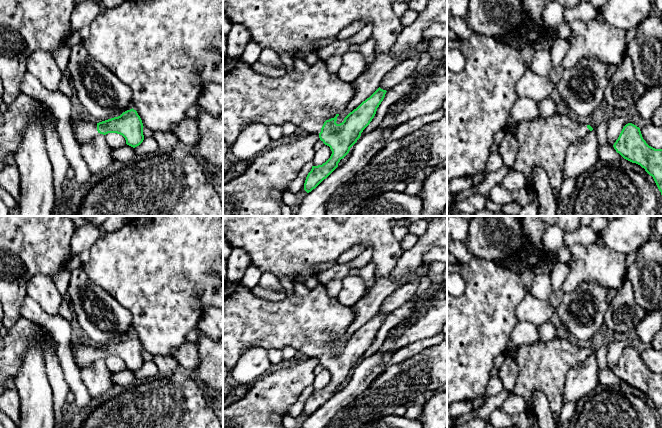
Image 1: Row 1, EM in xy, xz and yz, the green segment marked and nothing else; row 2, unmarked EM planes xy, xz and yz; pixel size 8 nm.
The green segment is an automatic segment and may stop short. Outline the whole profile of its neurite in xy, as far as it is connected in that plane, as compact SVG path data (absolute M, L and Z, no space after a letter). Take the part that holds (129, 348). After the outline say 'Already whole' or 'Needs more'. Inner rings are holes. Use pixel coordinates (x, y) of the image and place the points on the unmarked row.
M133 332L123 336L120 340L114 341L99 347L79 346L72 350L74 361L79 368L84 368L97 360L98 357L106 359L117 357L122 359L126 368L135 372L143 364L143 347L137 335Z. Needs more

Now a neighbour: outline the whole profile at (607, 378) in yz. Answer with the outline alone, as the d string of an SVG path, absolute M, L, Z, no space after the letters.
M608 367L599 371L598 379L600 386L603 387L621 387L626 384L616 376L613 369L609 369Z

